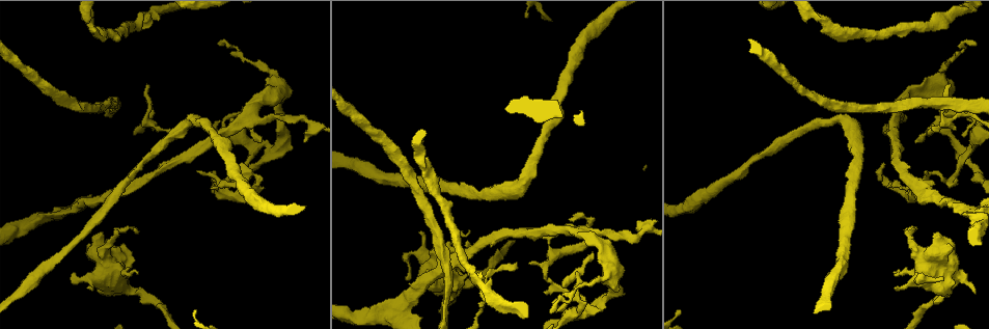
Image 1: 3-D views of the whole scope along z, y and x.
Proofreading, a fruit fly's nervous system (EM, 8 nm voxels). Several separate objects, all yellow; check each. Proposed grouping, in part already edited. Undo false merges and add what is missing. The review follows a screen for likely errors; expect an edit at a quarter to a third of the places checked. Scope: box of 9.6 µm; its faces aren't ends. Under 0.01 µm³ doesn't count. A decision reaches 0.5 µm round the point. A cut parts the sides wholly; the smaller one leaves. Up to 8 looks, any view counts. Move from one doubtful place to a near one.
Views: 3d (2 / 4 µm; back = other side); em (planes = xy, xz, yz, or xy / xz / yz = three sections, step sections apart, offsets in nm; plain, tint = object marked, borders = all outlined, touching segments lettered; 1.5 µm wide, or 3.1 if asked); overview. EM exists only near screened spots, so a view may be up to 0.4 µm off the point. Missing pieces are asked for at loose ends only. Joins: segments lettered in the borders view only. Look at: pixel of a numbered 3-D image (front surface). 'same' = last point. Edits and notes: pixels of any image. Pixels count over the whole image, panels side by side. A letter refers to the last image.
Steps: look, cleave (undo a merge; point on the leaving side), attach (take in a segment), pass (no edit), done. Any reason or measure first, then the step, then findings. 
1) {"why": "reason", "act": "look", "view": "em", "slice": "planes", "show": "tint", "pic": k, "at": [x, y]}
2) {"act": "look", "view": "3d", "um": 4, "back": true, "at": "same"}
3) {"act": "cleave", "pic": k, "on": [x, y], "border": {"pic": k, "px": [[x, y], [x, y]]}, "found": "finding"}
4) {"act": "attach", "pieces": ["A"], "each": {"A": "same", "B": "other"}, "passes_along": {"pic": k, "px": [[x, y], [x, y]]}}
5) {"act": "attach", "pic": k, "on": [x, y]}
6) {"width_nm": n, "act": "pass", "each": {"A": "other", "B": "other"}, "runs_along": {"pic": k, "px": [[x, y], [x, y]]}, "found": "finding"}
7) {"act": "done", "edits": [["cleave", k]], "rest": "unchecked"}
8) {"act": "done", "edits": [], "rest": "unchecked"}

{"why": "narrows sharply", "act": "look", "view": "3d", "um": 2, "pic": 1, "at": [472, 197]}

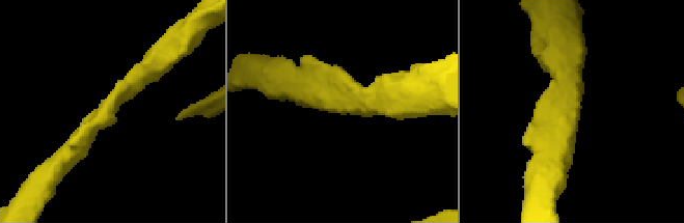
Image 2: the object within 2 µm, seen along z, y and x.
{"arm_widths_nm": [240, 260], "why": "now the EM", "act": "look", "view": "em", "slice": "xz", "step": 8, "show": "tint", "pic": 2, "at": [343, 100]}

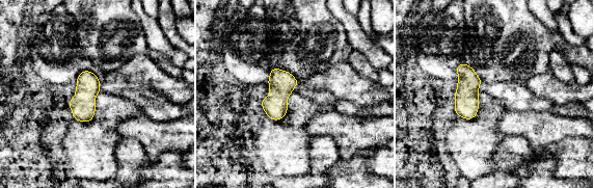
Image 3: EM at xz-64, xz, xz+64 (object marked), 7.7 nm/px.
{"act": "look", "view": "em", "slice": "xz", "step": 8, "show": "borders", "at": "same"}

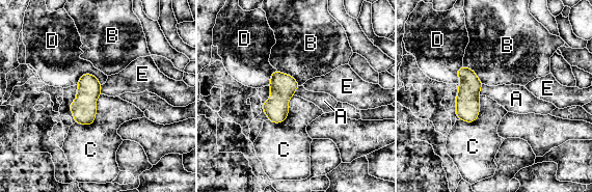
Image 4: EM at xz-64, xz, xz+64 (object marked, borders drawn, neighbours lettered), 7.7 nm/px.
{"act": "pass", "each": {"A": "other", "B": "other", "C": "other", "D": "other", "E": "other"}, "border": {"pic": 4, "px": [[101, 93], [95, 120], [75, 122]]}, "found": "all the same cell"}

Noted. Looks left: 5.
{"why": "sharp bend", "act": "look", "view": "3d", "um": 2, "pic": 1, "at": [72, 209]}

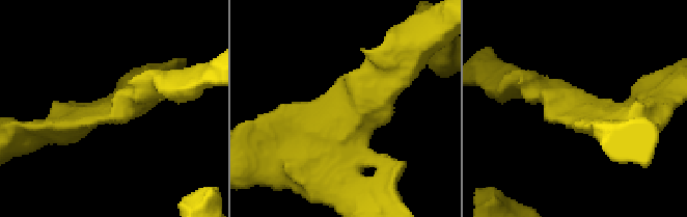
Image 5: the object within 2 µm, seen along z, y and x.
{"act": "look", "view": "em", "slice": "xz", "step": 8, "show": "tint", "pic": 5, "at": [352, 120]}

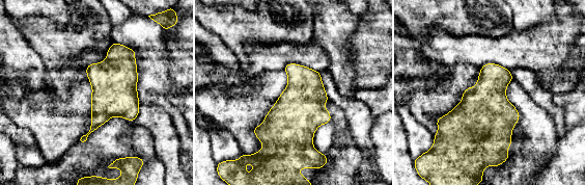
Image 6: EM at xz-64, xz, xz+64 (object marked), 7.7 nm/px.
{"why": "cut it another way", "act": "look", "view": "em", "slice": "planes", "show": "borders", "at": "same"}

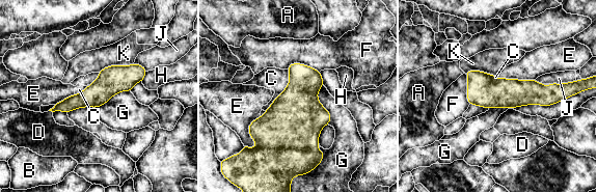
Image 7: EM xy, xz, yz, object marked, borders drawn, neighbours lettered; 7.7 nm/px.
{"width_nm": 220, "act": "pass", "each": {"A": "other", "B": "other", "C": "other", "D": "other", "E": "other", "F": "other", "G": "other", "H": "other", "J": "other", "K": "other"}, "border": {"pic": 7, "px": [[592, 87], [550, 105], [489, 108]]}, "found": "continuous, no second cell"}

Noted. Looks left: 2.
{"why": "an open end", "act": "look", "view": "3d", "um": 2, "pic": 1, "at": [136, 233]}

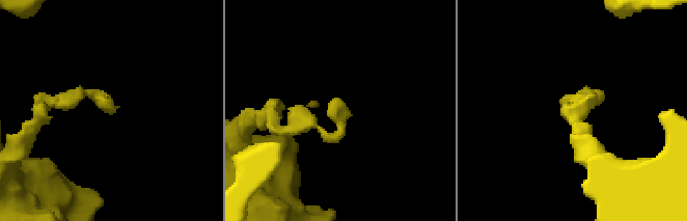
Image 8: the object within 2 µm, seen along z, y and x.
{"act": "look", "view": "em", "slice": "xy", "step": 4, "show": "borders", "pic": 8, "at": [114, 111]}

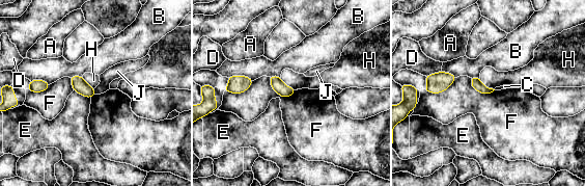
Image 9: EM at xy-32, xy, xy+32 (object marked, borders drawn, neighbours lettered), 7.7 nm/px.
{"act": "pass", "each": {"A": "other", "B": "other", "C": "other", "D": "other", "E": "other", "F": "other", "H": "other", "J": "other"}, "border": {"pic": 9, "px": [[269, 77], [283, 97], [297, 90]]}, "found": "none of them fits"}

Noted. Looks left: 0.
{"act": "done", "edits": [], "rest": "unchecked"}

